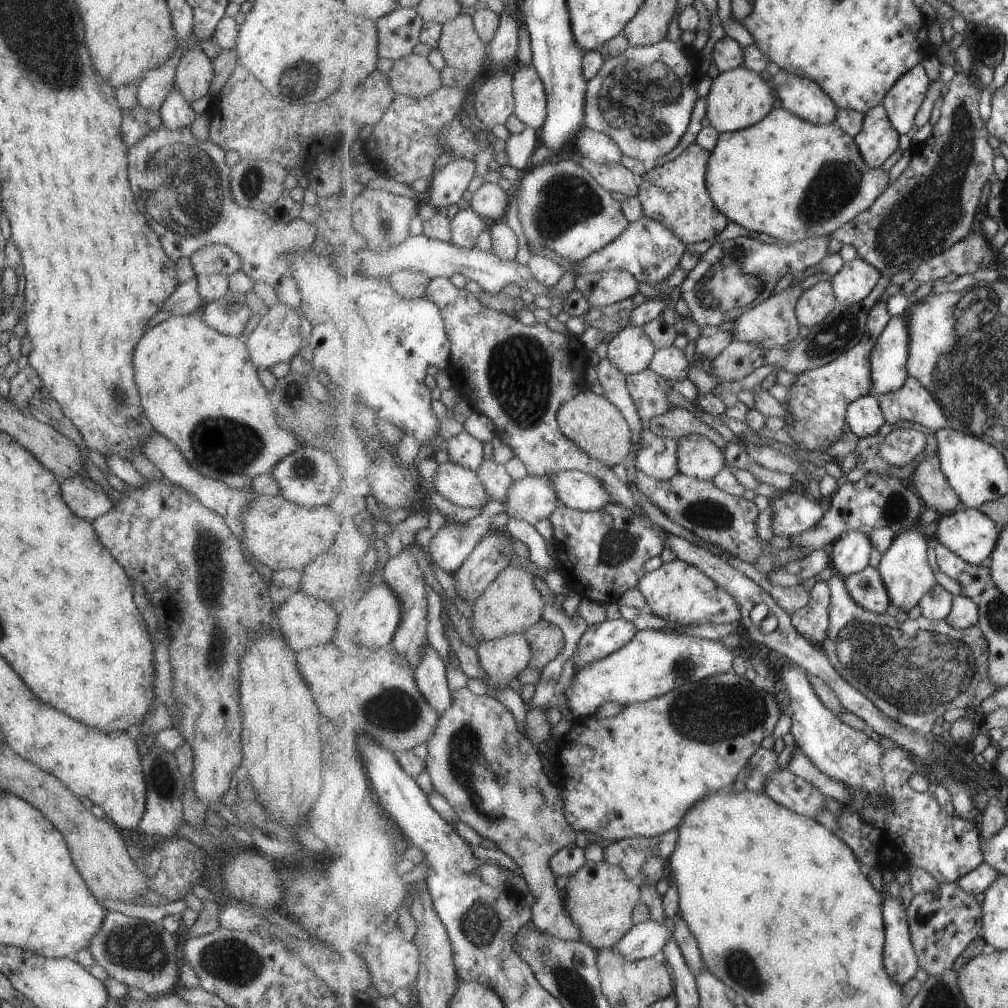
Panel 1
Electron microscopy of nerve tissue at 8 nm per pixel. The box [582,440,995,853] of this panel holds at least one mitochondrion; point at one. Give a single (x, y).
(920, 669)

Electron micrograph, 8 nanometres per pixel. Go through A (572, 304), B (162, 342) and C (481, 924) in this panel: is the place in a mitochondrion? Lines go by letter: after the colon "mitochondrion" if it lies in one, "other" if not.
A: other
B: other
C: mitochondrion

